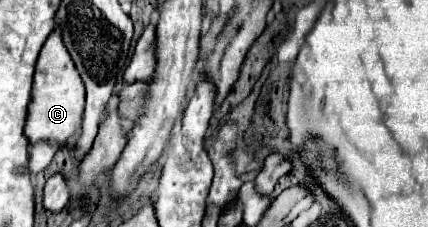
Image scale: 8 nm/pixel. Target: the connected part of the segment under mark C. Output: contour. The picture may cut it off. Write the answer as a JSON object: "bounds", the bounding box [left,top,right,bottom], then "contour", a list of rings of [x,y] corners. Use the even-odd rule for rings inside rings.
{"bounds":[26,28,84,146],"contour":[[[54,28],[48,36],[46,44],[40,50],[36,72],[34,72],[34,86],[32,86],[32,102],[28,106],[28,122],[26,122],[26,136],[32,144],[38,140],[56,140],[60,146],[68,144],[70,136],[76,132],[84,110],[84,84],[82,78],[62,42],[62,30]]]}

